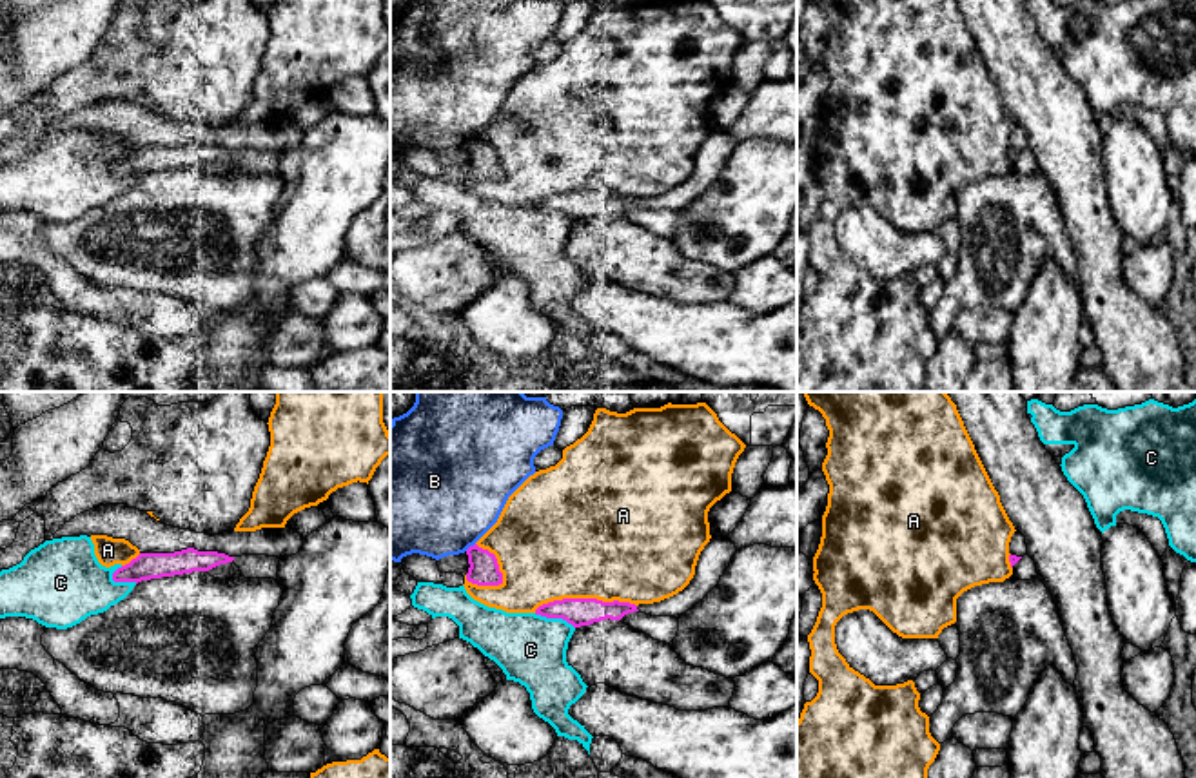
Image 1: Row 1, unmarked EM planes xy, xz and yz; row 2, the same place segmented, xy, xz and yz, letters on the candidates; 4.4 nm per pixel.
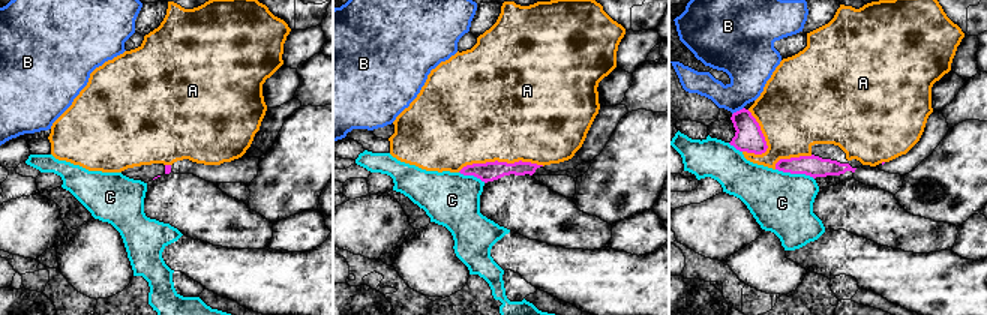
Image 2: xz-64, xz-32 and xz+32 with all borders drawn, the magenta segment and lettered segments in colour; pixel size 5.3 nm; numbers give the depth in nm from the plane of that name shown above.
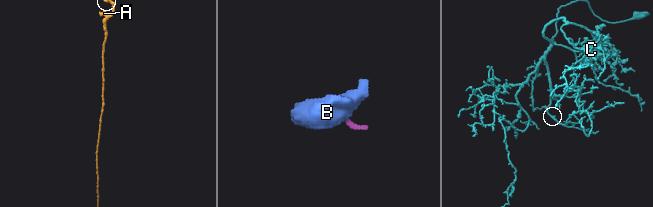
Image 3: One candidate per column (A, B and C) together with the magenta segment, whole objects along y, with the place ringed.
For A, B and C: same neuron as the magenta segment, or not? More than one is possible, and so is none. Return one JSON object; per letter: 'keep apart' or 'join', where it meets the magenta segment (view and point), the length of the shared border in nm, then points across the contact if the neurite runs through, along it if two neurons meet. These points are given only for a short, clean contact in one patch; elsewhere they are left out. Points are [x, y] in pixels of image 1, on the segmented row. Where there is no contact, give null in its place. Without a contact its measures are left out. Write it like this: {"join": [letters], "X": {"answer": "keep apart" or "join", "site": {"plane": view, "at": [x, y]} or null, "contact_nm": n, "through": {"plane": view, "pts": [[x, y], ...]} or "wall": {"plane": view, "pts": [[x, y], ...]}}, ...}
{"join": [], "A": {"answer": "keep apart", "site": {"plane": "xz", "at": [585, 599]}, "contact_nm": 460}, "B": {"answer": "keep apart", "site": {"plane": "xz", "at": [470, 546]}, "contact_nm": 60, "wall": {"plane": "xz", "pts": [[474, 543], [465, 550]]}}, "C": {"answer": "keep apart", "site": {"plane": "xz", "at": [554, 617]}, "contact_nm": 200}}

